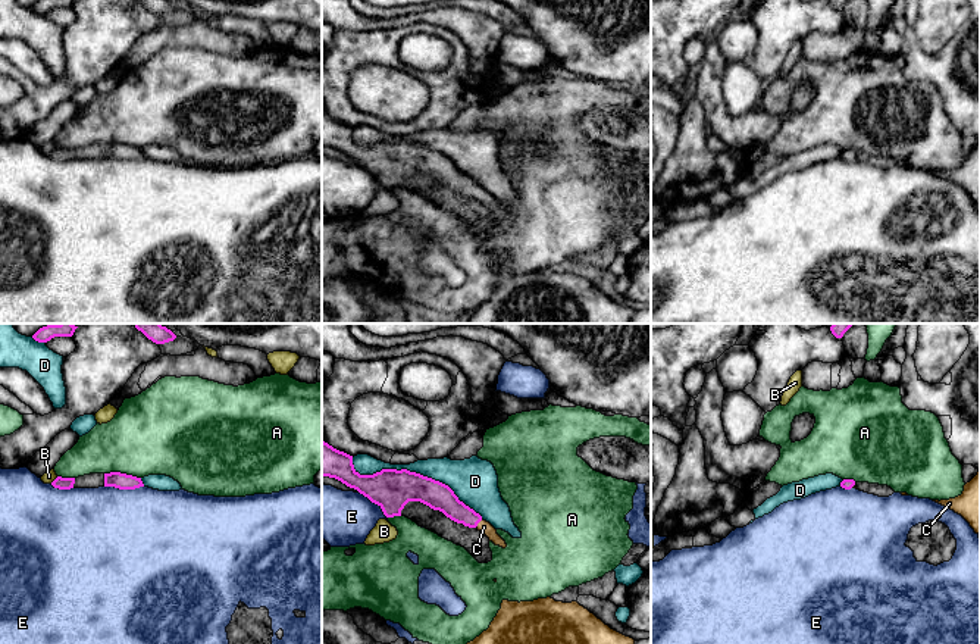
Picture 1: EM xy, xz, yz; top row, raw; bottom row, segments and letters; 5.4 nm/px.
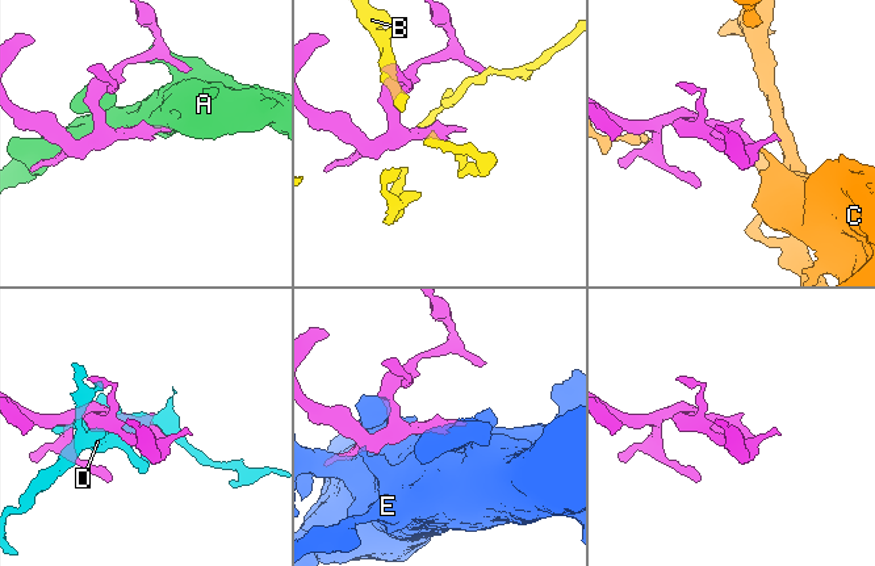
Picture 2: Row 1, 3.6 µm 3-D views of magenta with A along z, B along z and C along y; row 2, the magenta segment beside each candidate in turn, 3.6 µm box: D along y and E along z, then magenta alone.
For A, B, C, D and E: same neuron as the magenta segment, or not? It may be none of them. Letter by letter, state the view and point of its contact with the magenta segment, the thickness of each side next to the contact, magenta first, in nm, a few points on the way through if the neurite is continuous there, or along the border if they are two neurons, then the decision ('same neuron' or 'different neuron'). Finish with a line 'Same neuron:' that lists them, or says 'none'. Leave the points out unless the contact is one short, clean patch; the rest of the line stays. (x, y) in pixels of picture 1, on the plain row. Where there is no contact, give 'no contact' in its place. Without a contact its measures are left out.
A: xy (122, 144) | 90/420 nm | different neuron
B: xy (55, 150) | 70/70 nm | different neuron
C: xz (478, 193) | 150/70 nm | across xz (441, 168), (456, 181), (478, 193), (484, 197) | same neuron
D: xz (415, 143) | 220/180 nm | different neuron
E: xy (124, 159) | 90/500 nm | different neuron
Same neuron: C

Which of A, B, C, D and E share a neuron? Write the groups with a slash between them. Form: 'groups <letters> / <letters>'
groups A / B / C / D / E

